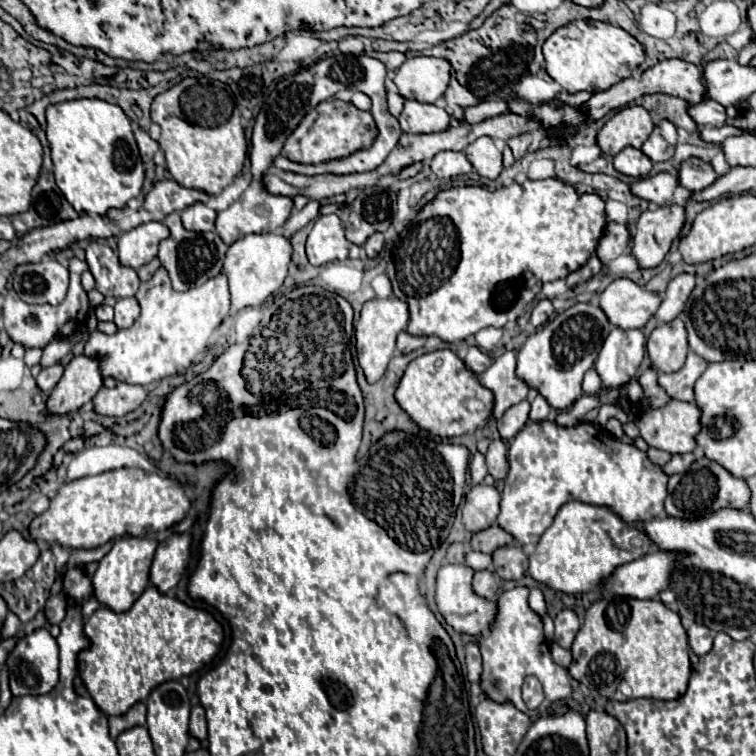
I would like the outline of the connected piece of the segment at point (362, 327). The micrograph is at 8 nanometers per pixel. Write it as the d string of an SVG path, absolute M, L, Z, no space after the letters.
M372 298L362 306L356 324L356 348L358 362L366 374L368 382L378 382L386 372L386 366L396 350L396 336L408 326L408 304L398 298Z

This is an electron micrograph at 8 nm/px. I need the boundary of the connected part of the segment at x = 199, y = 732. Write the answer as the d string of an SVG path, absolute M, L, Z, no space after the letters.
M200 704L192 706L190 710L190 734L198 740L206 740L206 716Z

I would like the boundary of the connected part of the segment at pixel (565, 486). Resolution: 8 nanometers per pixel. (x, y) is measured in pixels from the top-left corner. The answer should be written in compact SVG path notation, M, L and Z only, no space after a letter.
M554 420L528 422L516 434L514 444L510 444L508 464L510 464L510 472L508 478L504 480L498 524L504 530L508 530L518 544L536 544L544 534L544 530L552 524L560 506L564 506L570 500L578 500L594 506L606 504L630 524L634 522L644 524L664 512L666 482L668 482L664 470L658 464L652 464L646 452L638 450L632 444L620 442L618 438L612 438L610 434L606 434L604 430L588 422L580 422L572 428L558 426Z

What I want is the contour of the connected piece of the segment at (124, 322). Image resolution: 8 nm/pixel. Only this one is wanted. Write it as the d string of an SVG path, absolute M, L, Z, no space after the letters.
M120 298L114 304L114 324L122 330L122 328L130 328L134 324L134 320L138 318L140 310L138 310L138 302L136 298Z

